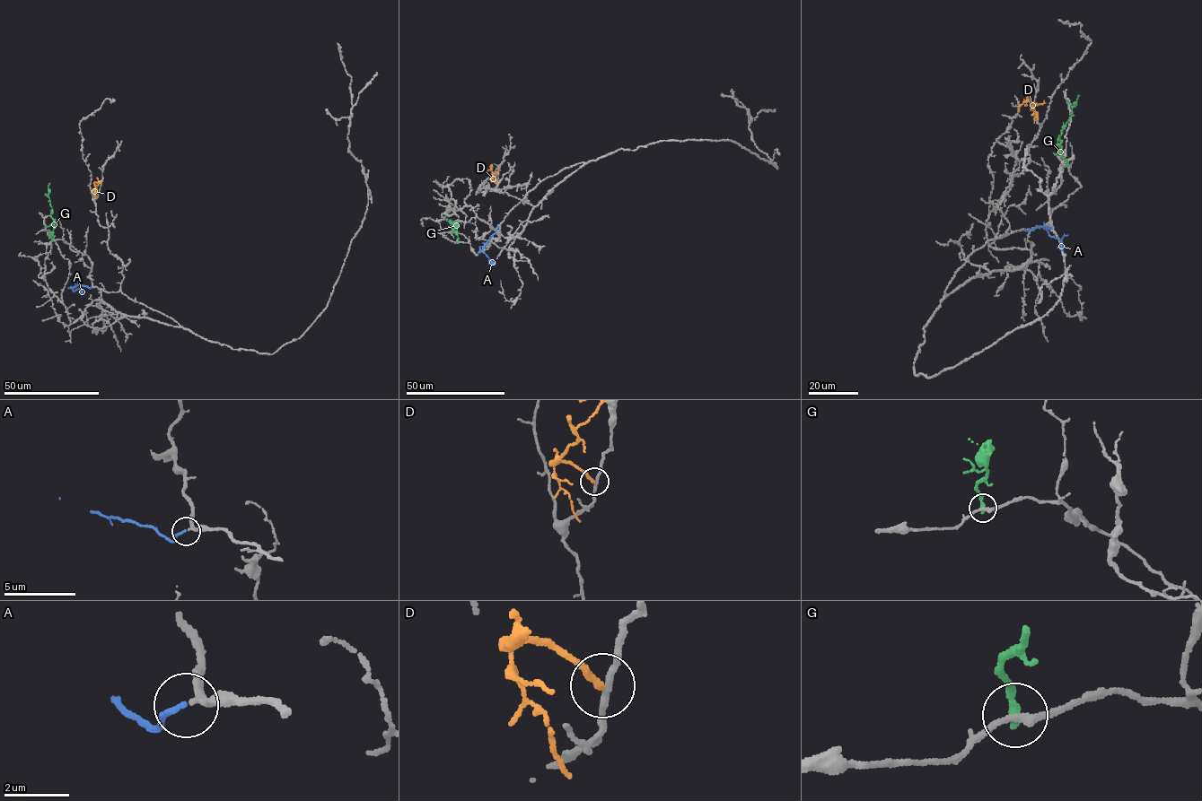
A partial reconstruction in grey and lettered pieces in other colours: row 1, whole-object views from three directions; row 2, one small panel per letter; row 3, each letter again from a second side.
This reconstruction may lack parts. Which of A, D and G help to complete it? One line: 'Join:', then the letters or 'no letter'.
Join: A

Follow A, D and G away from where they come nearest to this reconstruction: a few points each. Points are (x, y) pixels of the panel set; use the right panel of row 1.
A: (1024, 229), (1030, 230), (1043, 226), (1051, 236), (1059, 239), (1068, 235)
D: (1038, 119), (1038, 113), (1029, 100), (1019, 106), (1018, 112)
G: (1066, 165), (1057, 139), (1078, 95)

